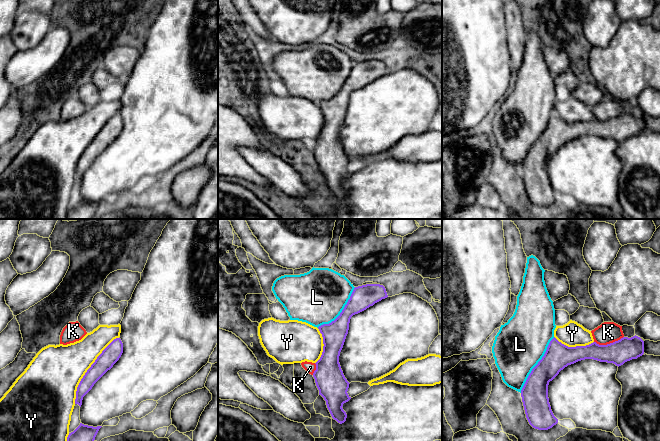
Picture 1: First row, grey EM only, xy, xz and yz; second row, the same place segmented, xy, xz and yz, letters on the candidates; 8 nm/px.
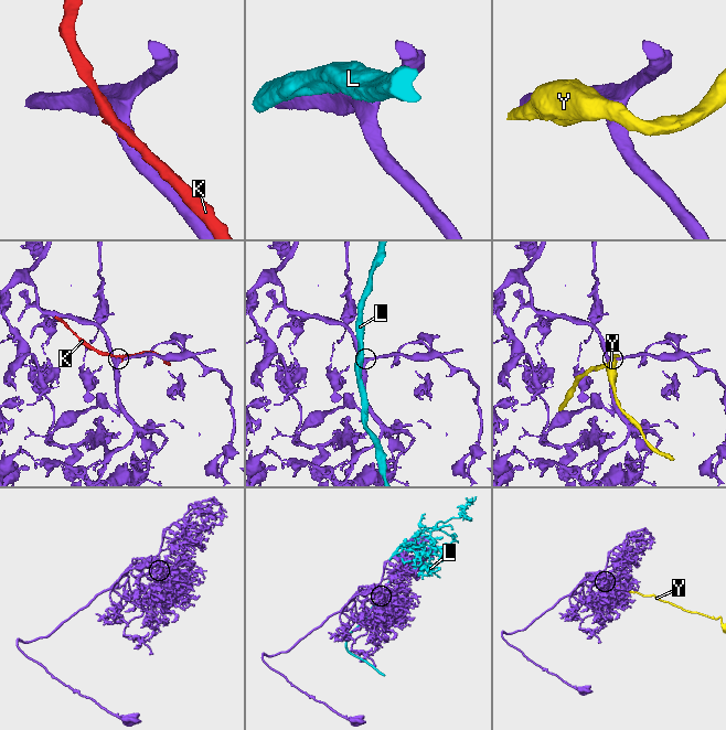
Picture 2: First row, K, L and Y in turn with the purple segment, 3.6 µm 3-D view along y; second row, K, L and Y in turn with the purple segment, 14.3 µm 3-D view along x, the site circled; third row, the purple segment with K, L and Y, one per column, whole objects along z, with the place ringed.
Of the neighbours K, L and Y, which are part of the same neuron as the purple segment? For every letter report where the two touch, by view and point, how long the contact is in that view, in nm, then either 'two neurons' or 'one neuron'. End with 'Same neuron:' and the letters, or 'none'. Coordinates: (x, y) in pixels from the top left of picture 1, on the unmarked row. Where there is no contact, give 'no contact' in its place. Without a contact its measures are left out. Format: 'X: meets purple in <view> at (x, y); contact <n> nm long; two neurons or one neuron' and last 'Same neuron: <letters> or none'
K: meets purple in yz at (608, 120); contact 240 nm long; two neurons
L: meets purple in yz at (536, 141); contact 550 nm long; two neurons
Y: meets purple in xy at (88, 145); contact 650 nm long; two neurons
Same neuron: none

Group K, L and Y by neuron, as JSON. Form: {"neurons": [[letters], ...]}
{"neurons": [["K"], ["L"], ["Y"]]}

